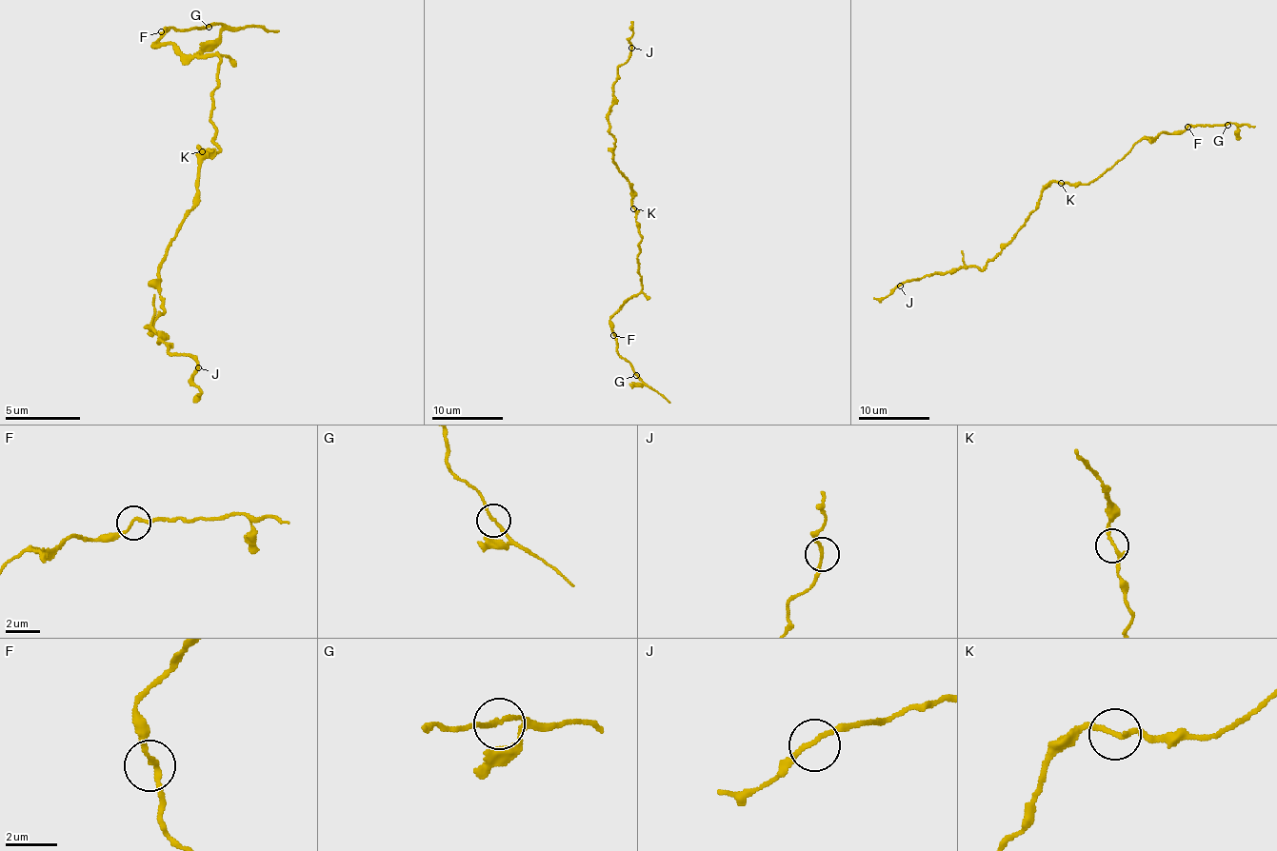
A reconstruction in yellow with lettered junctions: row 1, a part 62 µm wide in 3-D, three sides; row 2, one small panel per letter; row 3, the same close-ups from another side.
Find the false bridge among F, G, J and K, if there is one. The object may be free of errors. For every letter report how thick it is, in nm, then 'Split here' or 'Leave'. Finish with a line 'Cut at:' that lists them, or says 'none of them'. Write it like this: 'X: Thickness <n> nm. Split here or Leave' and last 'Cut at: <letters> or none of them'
F: Thickness 180 nm. Leave
G: Thickness 180 nm. Leave
J: Thickness 170 nm. Leave
K: Thickness 170 nm. Leave
Cut at: none of them

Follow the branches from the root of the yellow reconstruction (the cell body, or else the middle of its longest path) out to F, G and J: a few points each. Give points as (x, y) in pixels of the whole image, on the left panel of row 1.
F: (206, 151), (220, 148), (209, 121), (220, 62), (190, 58), (171, 43), (153, 47), (161, 31)
G: (206, 151), (220, 148), (209, 121), (220, 62), (190, 58), (171, 43), (153, 47), (168, 28), (209, 28)
J: (206, 151), (198, 151), (198, 204), (164, 256), (164, 307), (153, 334), (149, 326), (198, 367)

